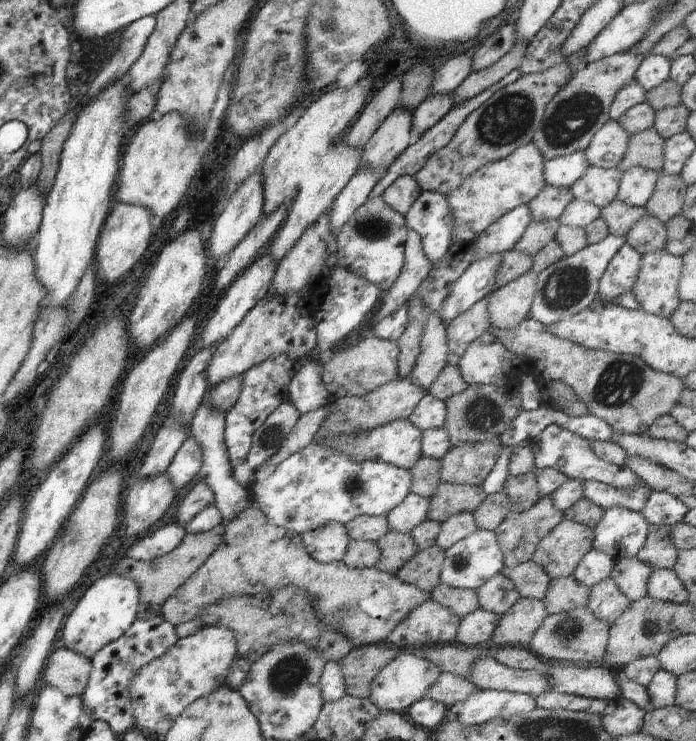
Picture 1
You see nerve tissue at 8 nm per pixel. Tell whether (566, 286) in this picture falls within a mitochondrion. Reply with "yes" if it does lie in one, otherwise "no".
yes

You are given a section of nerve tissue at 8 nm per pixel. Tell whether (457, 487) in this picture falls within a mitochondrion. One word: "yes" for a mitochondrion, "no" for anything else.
no

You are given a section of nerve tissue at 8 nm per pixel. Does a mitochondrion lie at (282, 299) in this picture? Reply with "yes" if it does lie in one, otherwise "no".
no

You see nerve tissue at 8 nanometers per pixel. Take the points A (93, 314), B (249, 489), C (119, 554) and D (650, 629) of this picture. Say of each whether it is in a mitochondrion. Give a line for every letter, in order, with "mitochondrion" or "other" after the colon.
A: other
B: other
C: other
D: mitochondrion

